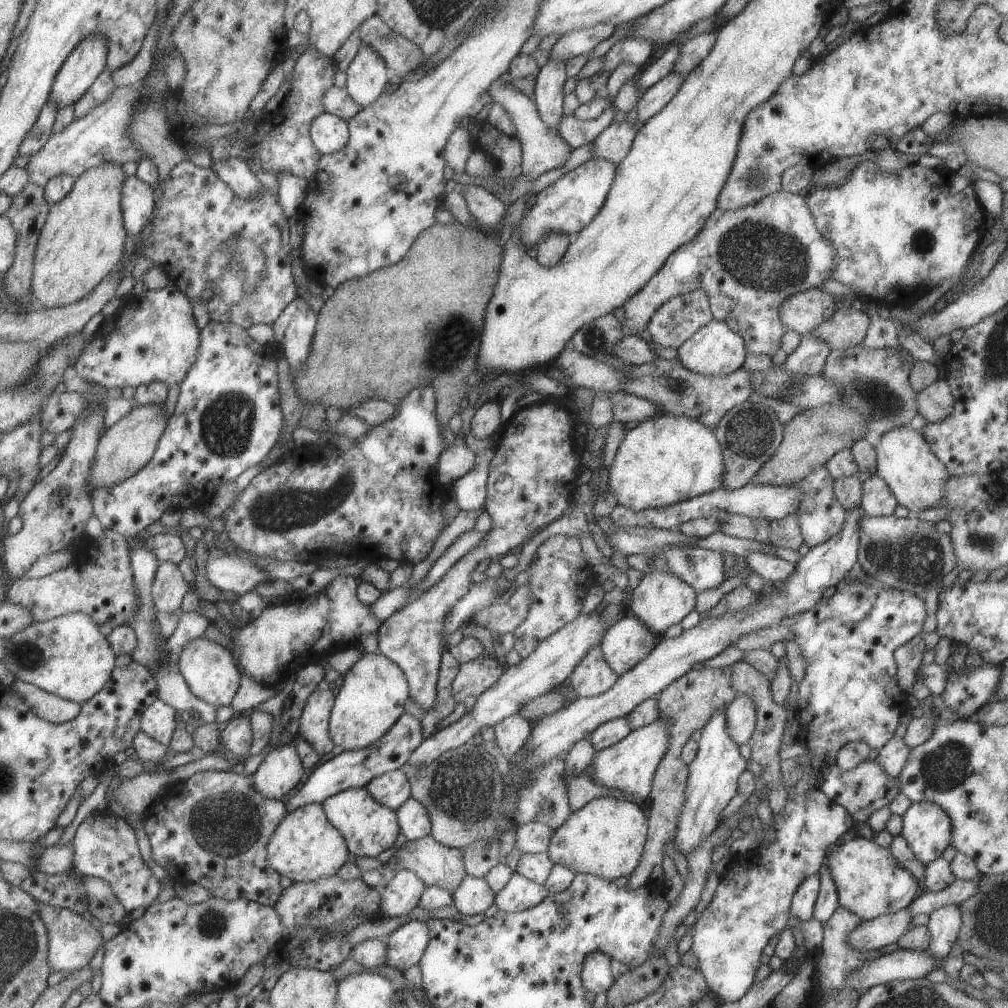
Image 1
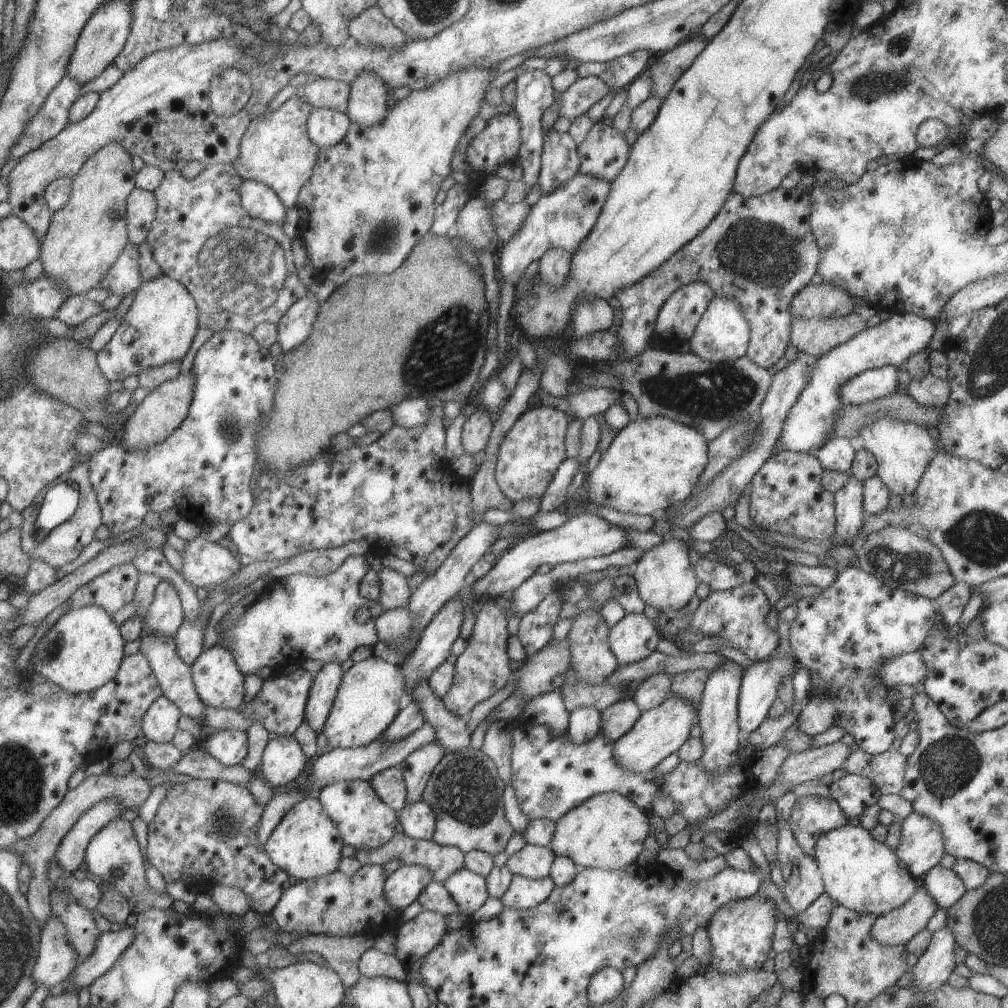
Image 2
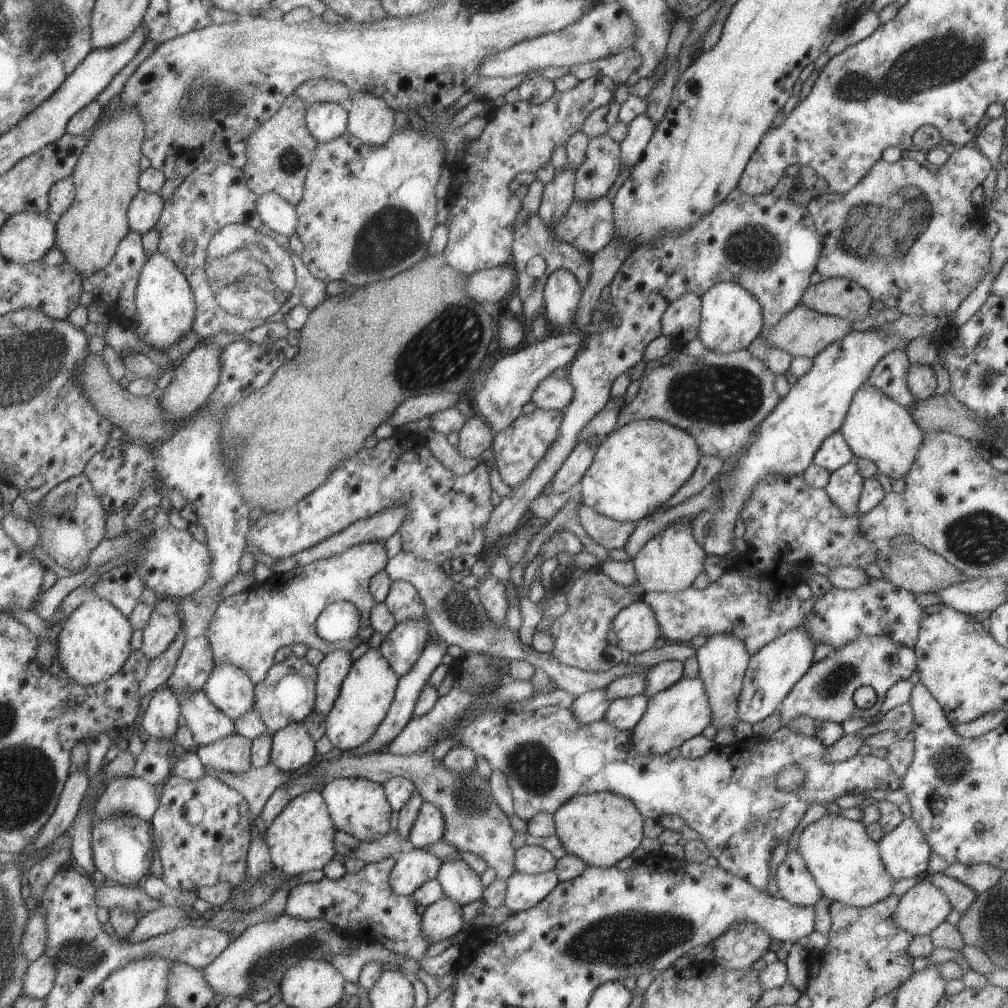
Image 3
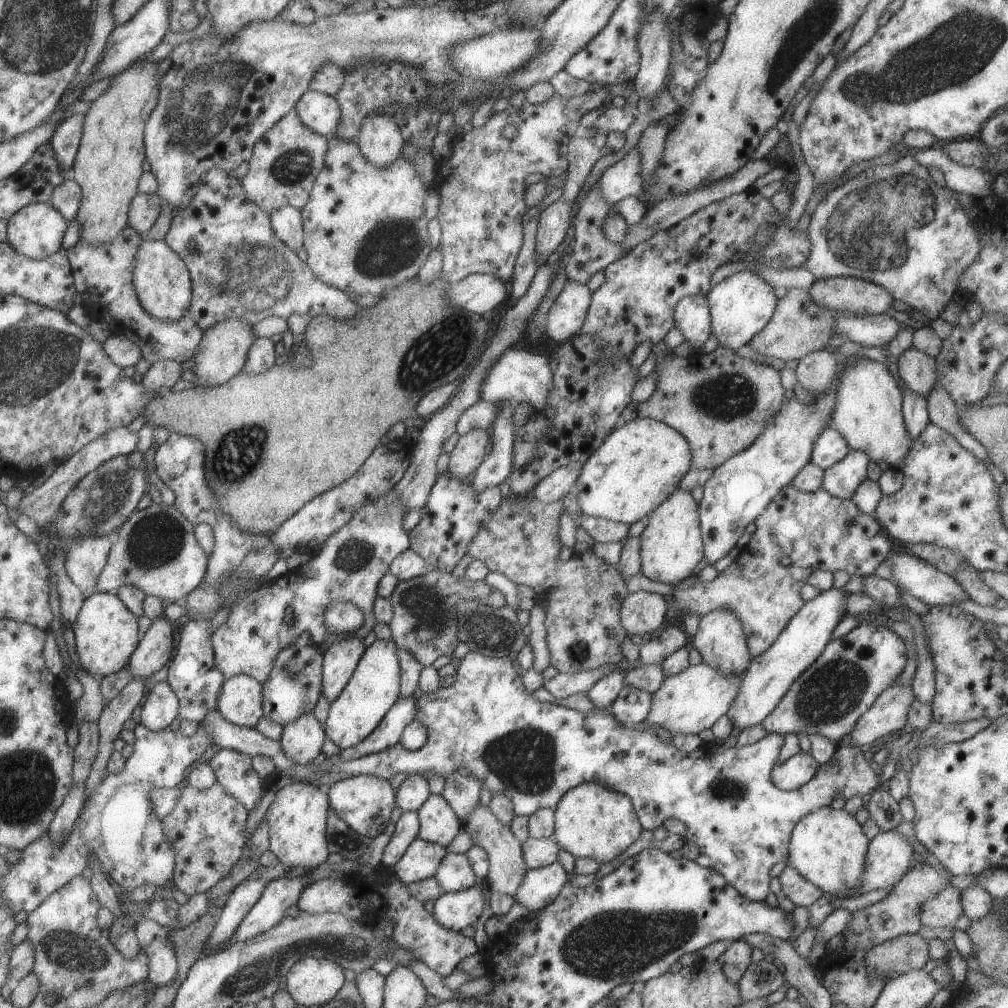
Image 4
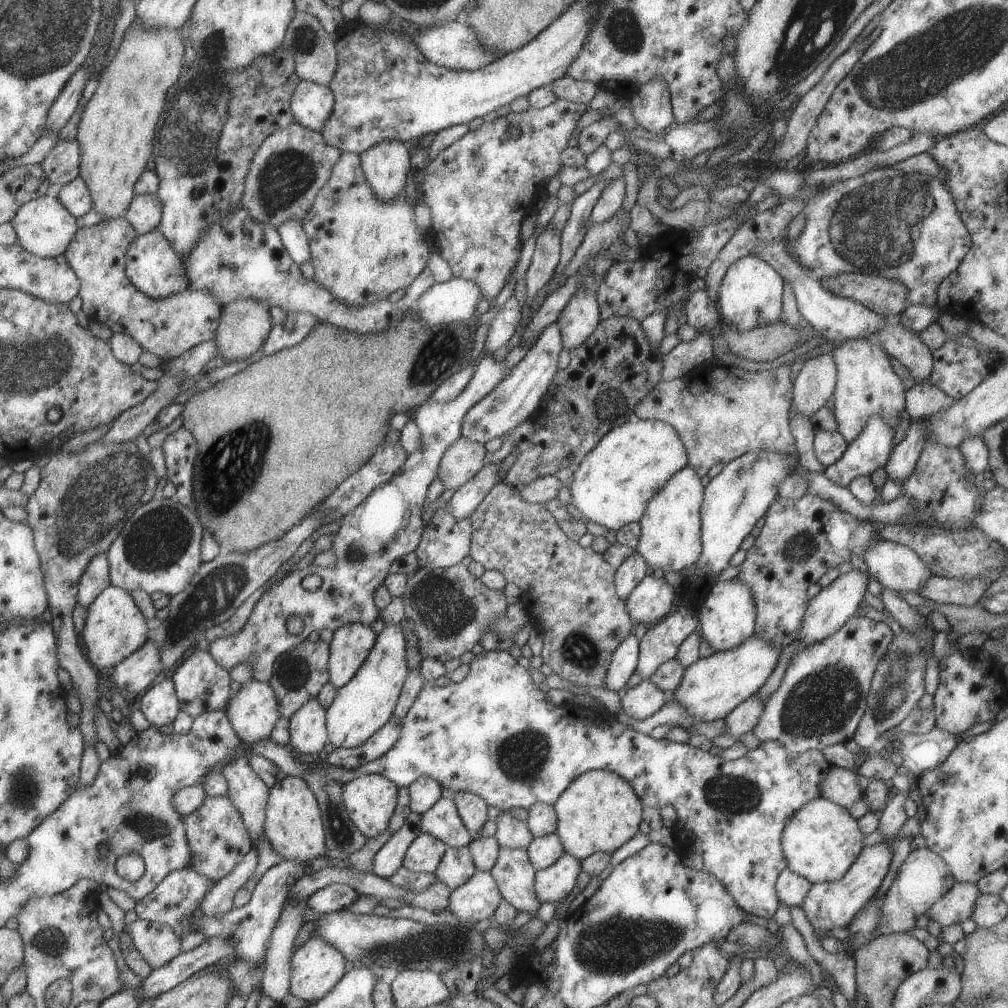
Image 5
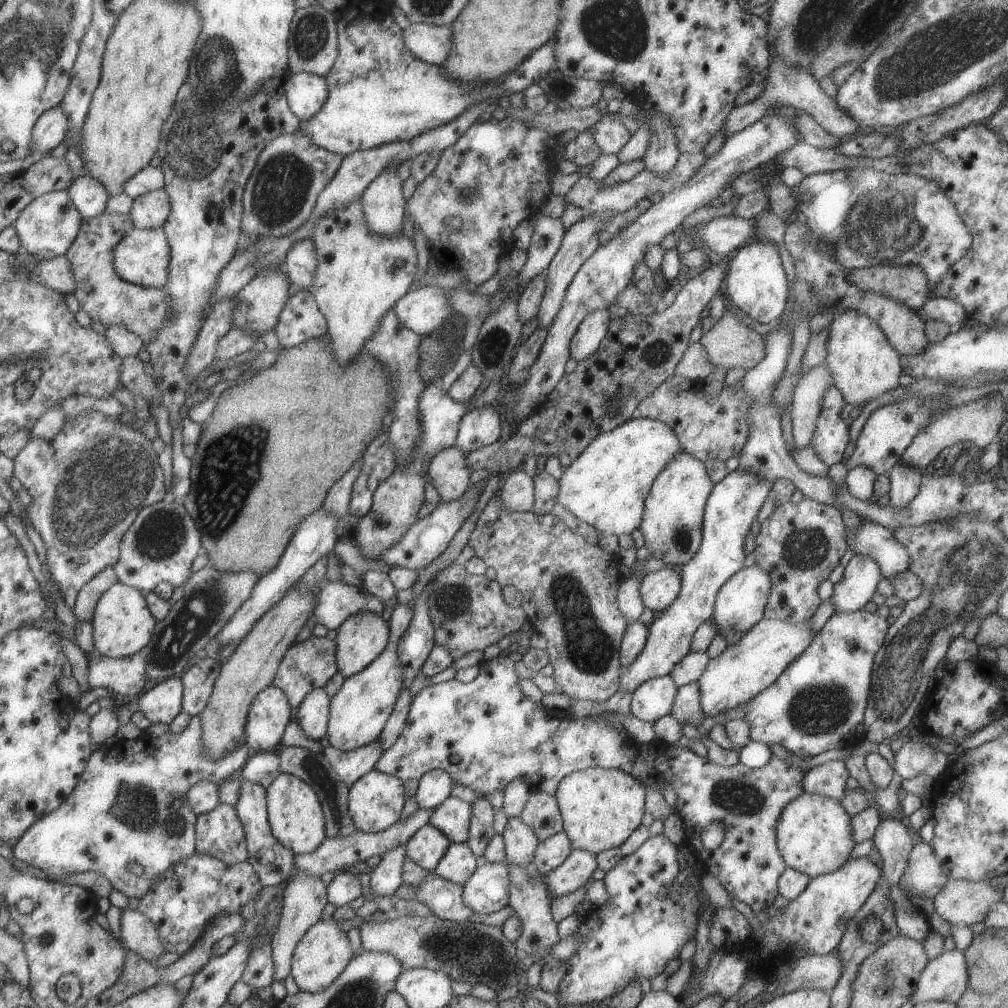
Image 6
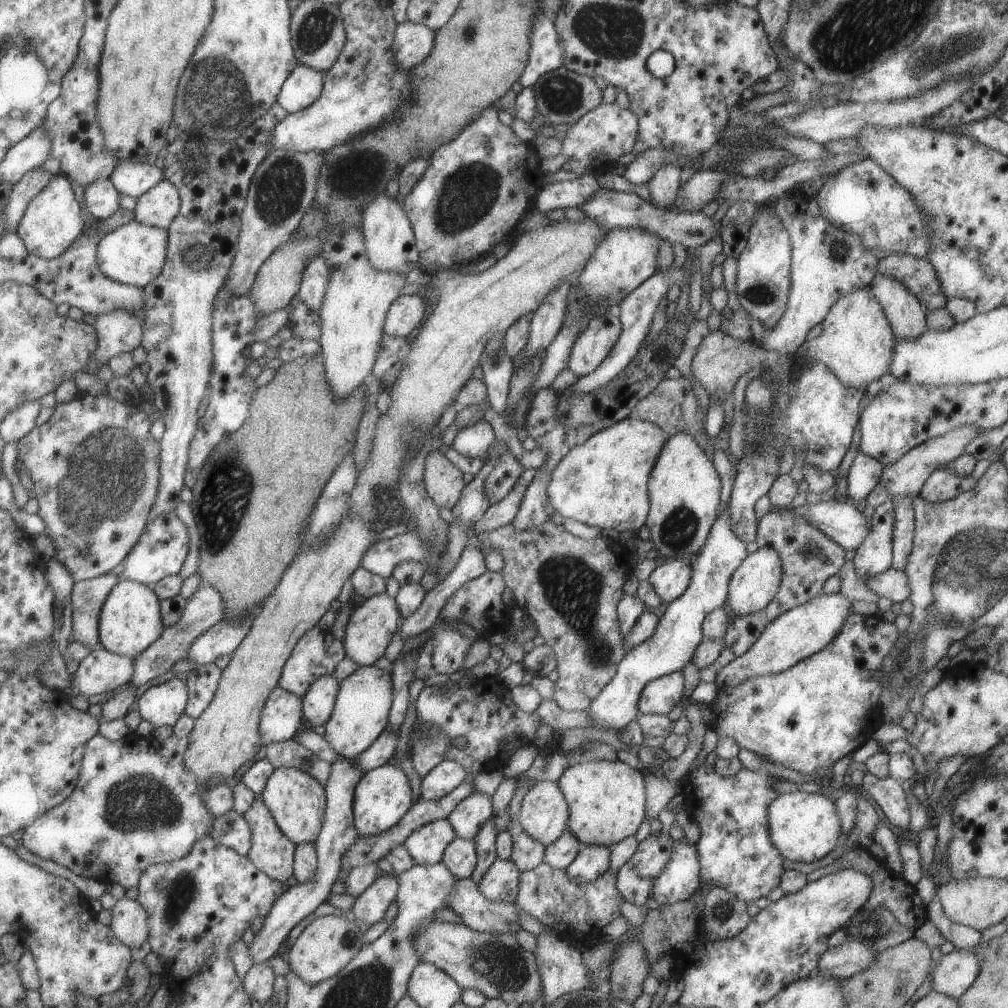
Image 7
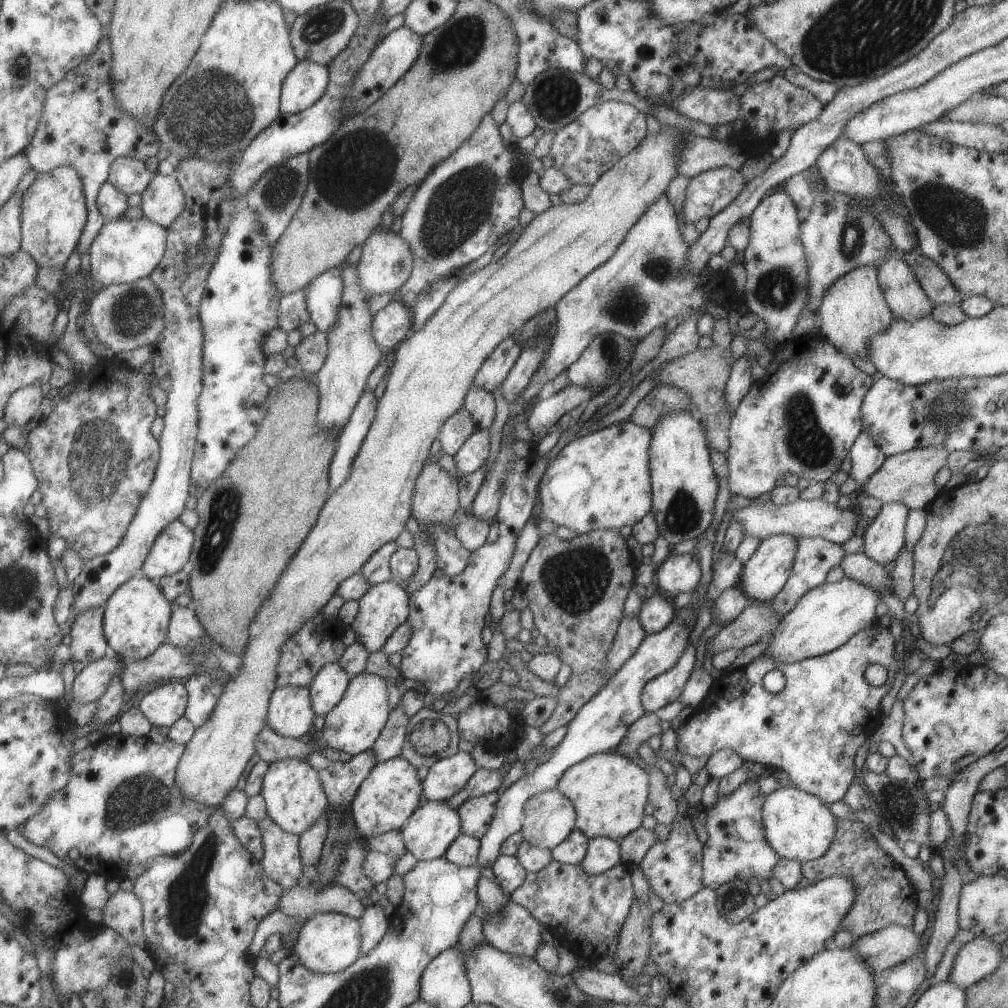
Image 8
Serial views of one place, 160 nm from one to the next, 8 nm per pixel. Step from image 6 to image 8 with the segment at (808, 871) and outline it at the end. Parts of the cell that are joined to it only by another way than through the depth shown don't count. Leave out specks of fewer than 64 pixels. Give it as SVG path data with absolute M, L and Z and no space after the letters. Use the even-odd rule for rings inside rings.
M780 787L765 797L761 818L769 846L781 859L812 861L825 854L836 831L836 819L827 805L800 788Z

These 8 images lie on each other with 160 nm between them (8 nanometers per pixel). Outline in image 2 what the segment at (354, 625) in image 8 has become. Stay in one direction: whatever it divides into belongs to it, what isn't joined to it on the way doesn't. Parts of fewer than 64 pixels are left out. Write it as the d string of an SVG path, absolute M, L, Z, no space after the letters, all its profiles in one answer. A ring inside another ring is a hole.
M325 663L312 679L311 688L305 703L304 721L316 734L322 732L329 714L336 690L342 679L340 663Z

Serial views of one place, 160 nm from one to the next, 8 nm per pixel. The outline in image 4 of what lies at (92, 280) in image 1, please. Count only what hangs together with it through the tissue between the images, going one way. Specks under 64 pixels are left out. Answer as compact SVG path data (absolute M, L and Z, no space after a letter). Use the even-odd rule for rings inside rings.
M143 57L129 69L115 77L113 84L95 99L86 113L86 123L82 143L72 168L71 177L83 189L83 200L76 221L79 224L80 238L85 244L100 247L112 243L130 225L130 207L140 193L140 180L144 175L143 164L146 155L146 126L149 117L157 108L158 72L157 62L145 64Z

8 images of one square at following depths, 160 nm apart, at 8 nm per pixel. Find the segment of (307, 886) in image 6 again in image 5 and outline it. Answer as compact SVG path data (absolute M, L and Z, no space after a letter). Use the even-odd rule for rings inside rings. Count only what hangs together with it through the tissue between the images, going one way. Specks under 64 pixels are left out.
M305 898L299 904L283 906L268 942L260 992L279 1005L290 996L290 958L294 940L305 922L303 914L307 909L309 906Z

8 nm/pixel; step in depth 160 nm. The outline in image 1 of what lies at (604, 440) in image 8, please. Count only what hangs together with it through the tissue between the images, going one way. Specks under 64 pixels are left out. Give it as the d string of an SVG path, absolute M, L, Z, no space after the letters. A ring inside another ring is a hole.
M659 415L645 419L633 429L625 431L612 465L607 470L607 484L616 501L634 511L677 504L723 488L723 457L714 429L686 416Z

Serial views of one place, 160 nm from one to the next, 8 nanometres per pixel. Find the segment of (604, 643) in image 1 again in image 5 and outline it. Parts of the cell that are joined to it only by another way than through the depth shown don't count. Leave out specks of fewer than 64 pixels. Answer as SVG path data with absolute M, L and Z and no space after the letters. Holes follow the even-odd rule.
M651 575L645 576L635 588L631 590L631 593L627 596L624 604L631 620L635 620L635 622L643 622L643 624L649 626L650 624L657 622L657 620L661 620L661 618L668 613L671 613L676 599L677 590L671 588L663 576L655 578Z

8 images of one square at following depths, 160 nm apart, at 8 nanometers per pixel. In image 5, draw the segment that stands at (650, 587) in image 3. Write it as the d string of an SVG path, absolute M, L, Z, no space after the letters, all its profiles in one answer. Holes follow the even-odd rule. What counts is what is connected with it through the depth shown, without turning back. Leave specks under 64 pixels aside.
M683 466L647 502L639 520L641 536L635 550L653 571L659 568L663 573L677 572L697 562L701 554L700 506L704 490L700 479L691 466Z

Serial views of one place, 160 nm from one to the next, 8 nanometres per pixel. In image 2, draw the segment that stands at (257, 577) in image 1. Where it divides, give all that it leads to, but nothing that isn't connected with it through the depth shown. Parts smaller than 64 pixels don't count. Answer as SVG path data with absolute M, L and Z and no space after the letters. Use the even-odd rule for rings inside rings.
M198 535L193 540L187 541L182 556L182 569L179 574L185 582L188 582L194 590L206 587L208 584L218 585L231 578L242 566L234 557L230 548L220 545L220 542L212 543L204 536Z

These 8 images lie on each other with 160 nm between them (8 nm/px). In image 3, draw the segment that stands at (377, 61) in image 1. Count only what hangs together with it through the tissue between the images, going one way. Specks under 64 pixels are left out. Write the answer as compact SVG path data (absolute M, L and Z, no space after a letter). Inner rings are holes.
M352 92L346 132L365 144L382 145L393 132L394 110L385 99L368 92Z

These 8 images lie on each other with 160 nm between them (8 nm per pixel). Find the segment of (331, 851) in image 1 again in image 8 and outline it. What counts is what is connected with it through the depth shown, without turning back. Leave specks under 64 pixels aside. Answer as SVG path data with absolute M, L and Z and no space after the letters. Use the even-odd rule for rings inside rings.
M281 759L269 764L259 793L265 801L266 815L281 830L295 836L303 834L329 808L317 771L299 759Z

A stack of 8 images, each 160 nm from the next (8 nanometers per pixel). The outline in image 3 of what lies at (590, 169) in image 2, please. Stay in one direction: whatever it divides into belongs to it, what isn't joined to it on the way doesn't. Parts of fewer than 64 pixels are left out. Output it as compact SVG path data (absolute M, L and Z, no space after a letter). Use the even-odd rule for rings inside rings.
M608 133L591 137L582 161L574 170L574 197L580 201L602 197L621 170L619 143Z

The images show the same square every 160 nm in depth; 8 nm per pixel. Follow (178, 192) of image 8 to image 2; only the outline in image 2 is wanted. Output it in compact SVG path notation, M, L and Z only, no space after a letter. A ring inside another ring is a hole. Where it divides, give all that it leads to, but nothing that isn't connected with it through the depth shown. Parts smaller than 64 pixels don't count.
M135 188L128 200L128 231L130 242L140 246L147 242L157 218L157 197L154 192Z

